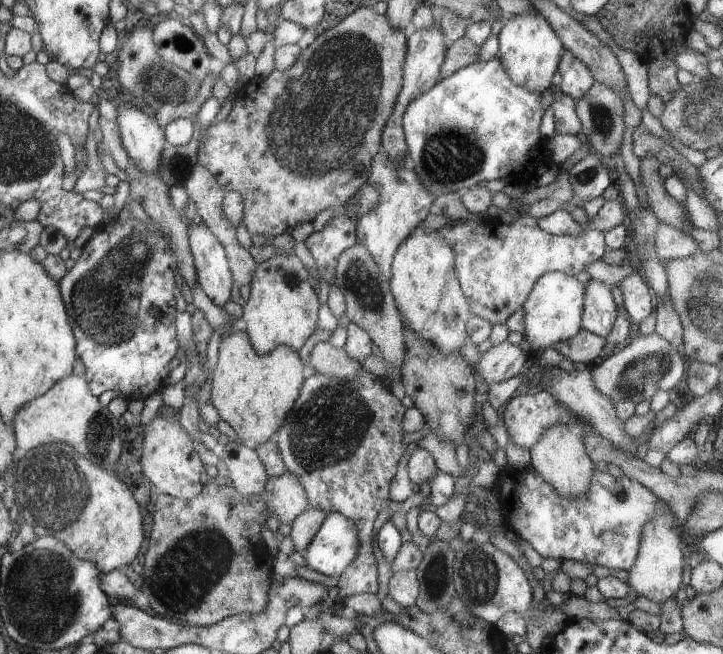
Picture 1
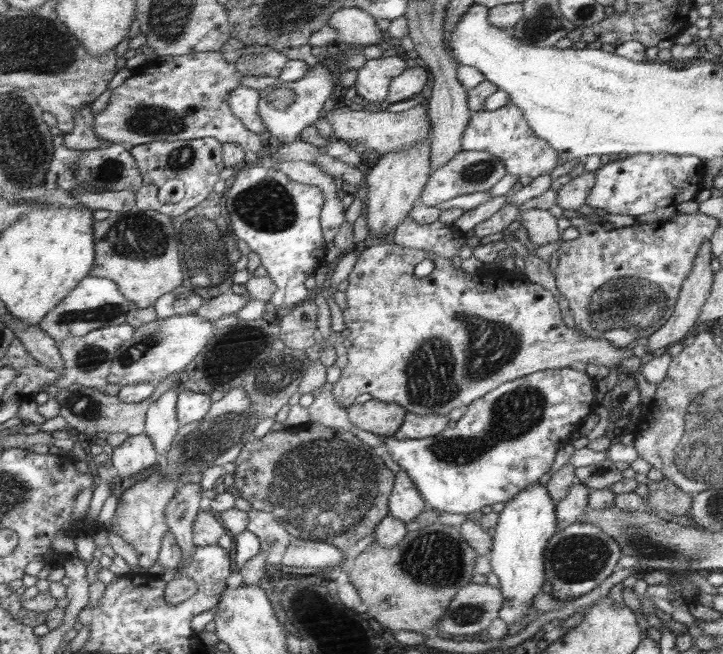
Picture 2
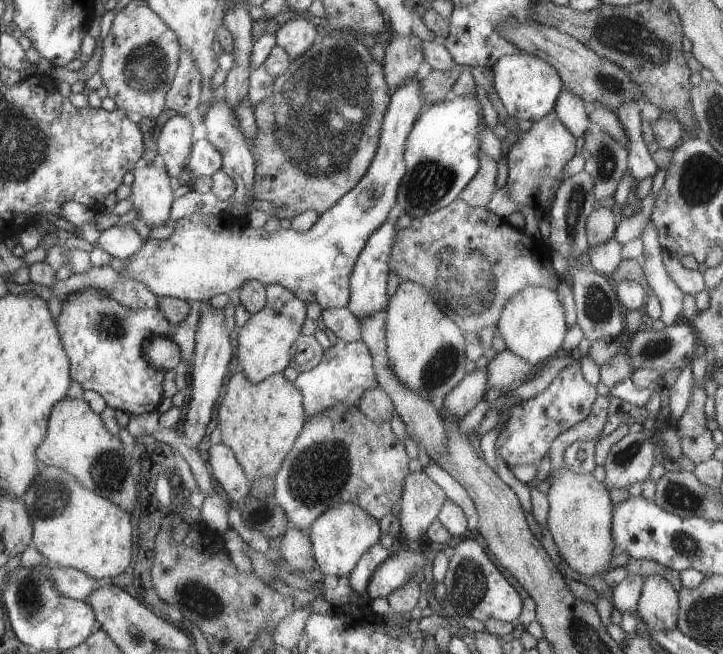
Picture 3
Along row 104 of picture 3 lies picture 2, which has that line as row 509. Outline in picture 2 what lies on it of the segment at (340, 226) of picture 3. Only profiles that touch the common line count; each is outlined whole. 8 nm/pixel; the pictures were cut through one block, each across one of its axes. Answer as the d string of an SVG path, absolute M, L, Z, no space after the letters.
M402 469L398 472L394 483L394 494L389 498L389 514L396 520L410 522L424 510L426 501L421 496L420 489L413 483L412 477Z

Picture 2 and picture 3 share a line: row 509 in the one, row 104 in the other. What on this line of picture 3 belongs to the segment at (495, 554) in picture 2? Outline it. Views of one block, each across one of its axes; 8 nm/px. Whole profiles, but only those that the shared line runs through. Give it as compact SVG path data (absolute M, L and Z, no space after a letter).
M520 51L518 54L508 54L500 58L491 70L492 88L496 90L508 116L518 121L527 120L535 123L557 108L558 97L561 96L564 86L561 75L549 62Z

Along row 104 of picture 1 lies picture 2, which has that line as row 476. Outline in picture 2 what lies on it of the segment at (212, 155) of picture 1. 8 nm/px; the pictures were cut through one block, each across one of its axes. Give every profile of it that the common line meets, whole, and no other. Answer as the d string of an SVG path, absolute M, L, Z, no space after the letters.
M306 424L305 426L286 428L278 432L268 432L264 438L253 439L247 442L240 454L233 460L236 464L236 469L233 473L234 483L228 487L227 490L230 494L234 494L238 498L248 500L253 508L271 512L274 514L275 519L294 537L322 541L344 550L347 546L355 544L360 540L372 534L377 528L377 524L389 514L389 498L392 492L392 484L395 483L394 472L388 470L382 460L378 456L366 456L366 444L362 444L363 440L357 438L354 433L344 432L338 430L338 426L328 428L324 424Z

